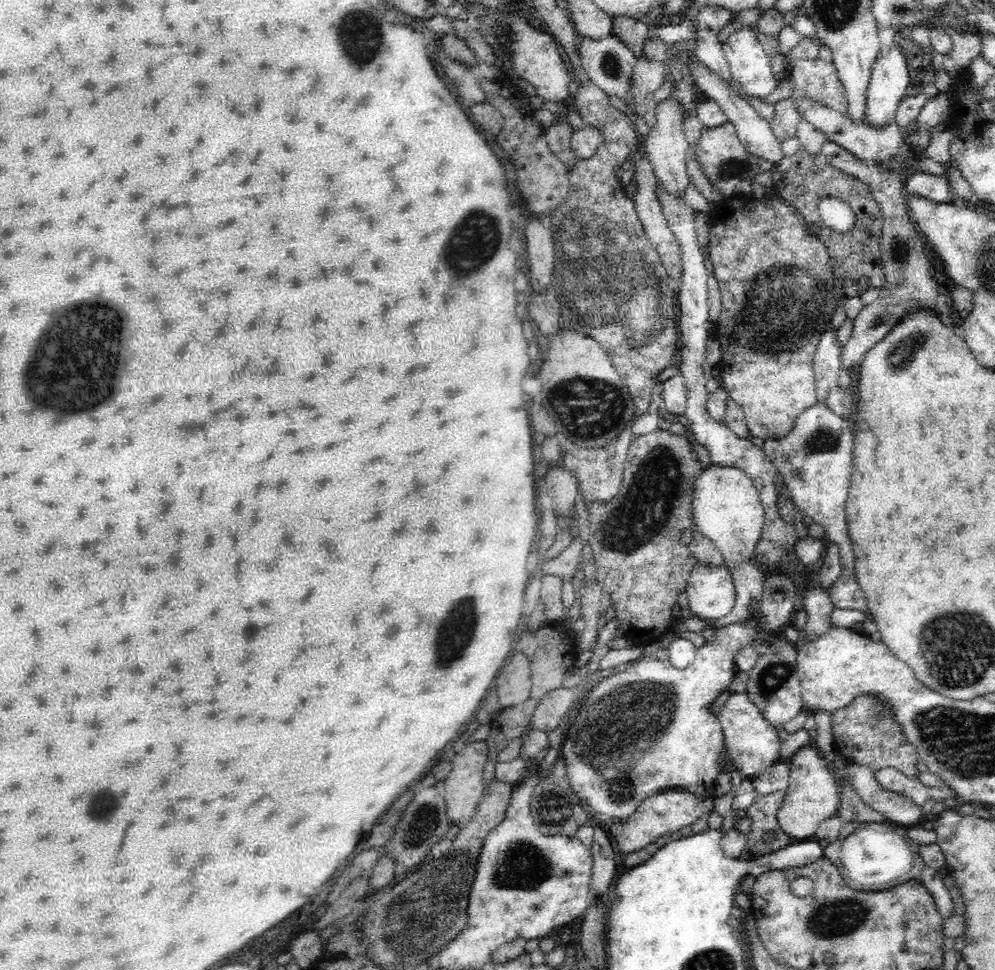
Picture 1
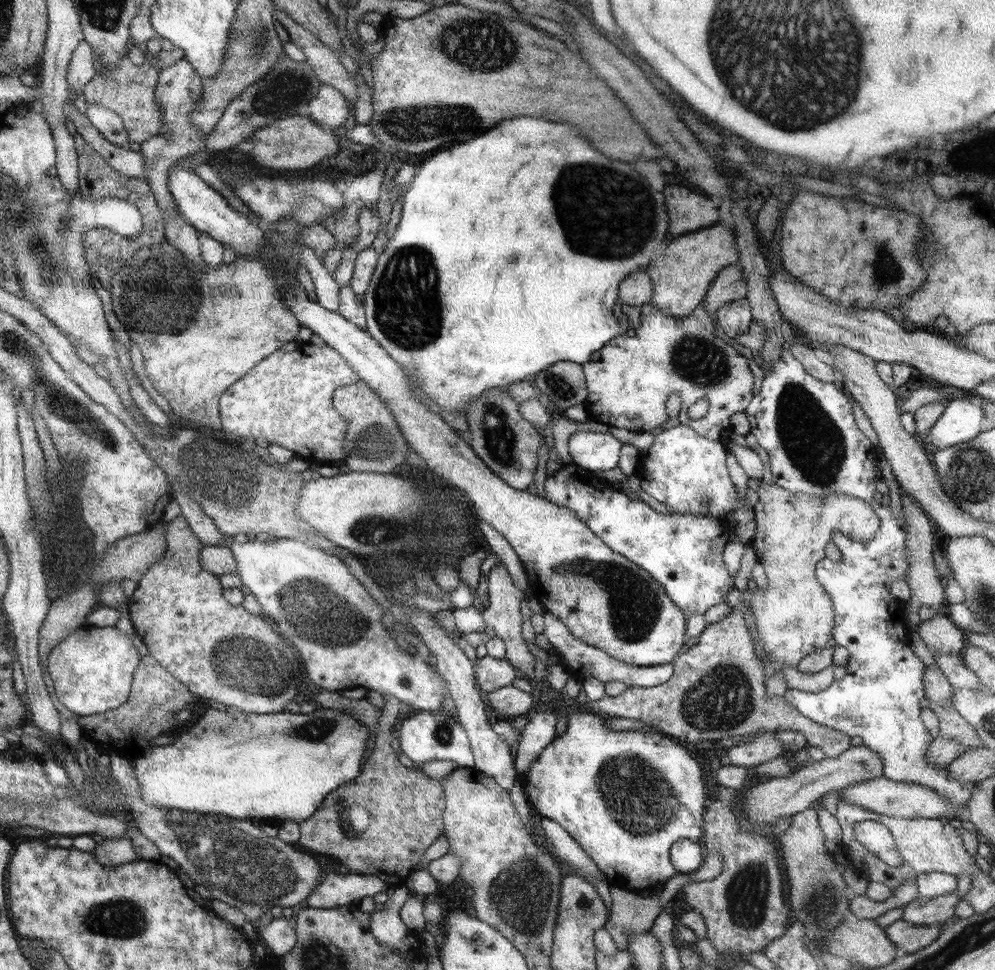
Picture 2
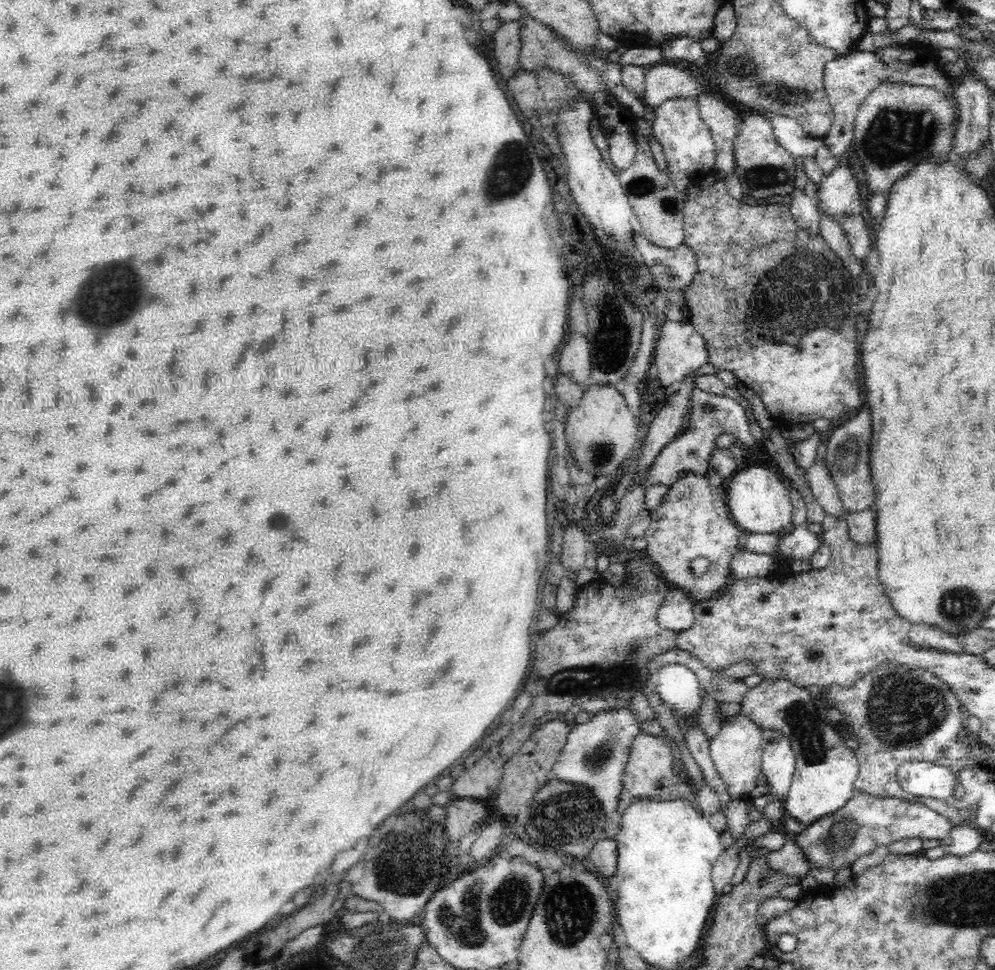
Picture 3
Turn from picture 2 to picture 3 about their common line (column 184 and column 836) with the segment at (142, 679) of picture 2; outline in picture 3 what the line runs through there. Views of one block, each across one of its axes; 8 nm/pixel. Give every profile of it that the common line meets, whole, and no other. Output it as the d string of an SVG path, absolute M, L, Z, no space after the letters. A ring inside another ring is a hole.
M884 662L848 688L832 684L824 692L828 694L830 706L848 716L846 724L850 732L854 732L854 736L848 738L858 738L860 742L856 750L860 762L856 790L870 796L916 802L918 796L904 792L898 784L898 768L904 762L934 764L944 758L944 748L954 746L966 736L964 718L968 718L968 714L962 702L956 692L930 670Z

